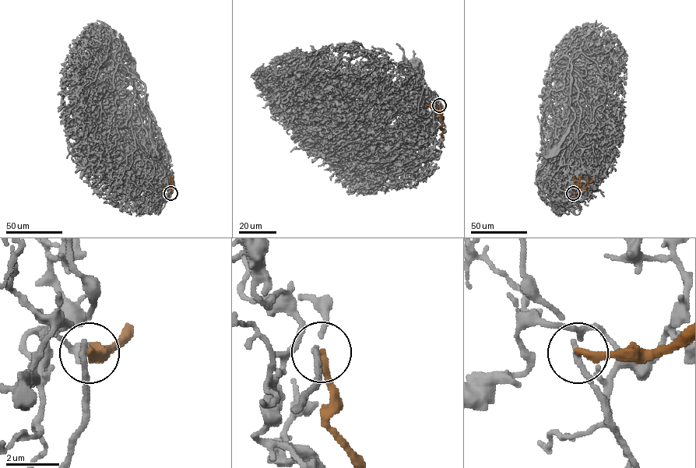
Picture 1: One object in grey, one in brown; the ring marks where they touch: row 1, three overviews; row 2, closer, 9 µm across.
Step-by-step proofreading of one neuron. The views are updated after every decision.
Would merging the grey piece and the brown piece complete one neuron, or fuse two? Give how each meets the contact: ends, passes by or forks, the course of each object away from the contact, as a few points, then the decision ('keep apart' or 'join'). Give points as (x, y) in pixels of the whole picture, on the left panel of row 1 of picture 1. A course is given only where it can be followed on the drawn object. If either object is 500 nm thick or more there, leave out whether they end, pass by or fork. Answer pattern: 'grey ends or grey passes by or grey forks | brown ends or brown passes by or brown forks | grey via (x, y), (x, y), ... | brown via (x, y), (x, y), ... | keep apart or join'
grey passes by | brown ends | grey via (170, 193), (158, 154), (158, 146), (142, 125), (133, 78), (145, 86), (143, 108), (157, 153) | brown via (170, 193), (173, 177) | keep apart

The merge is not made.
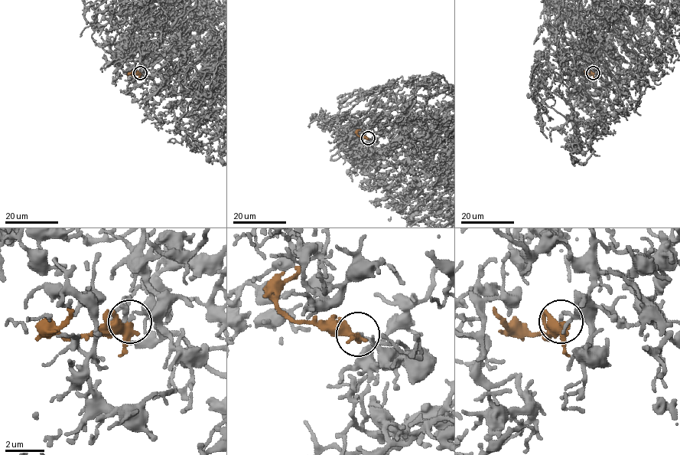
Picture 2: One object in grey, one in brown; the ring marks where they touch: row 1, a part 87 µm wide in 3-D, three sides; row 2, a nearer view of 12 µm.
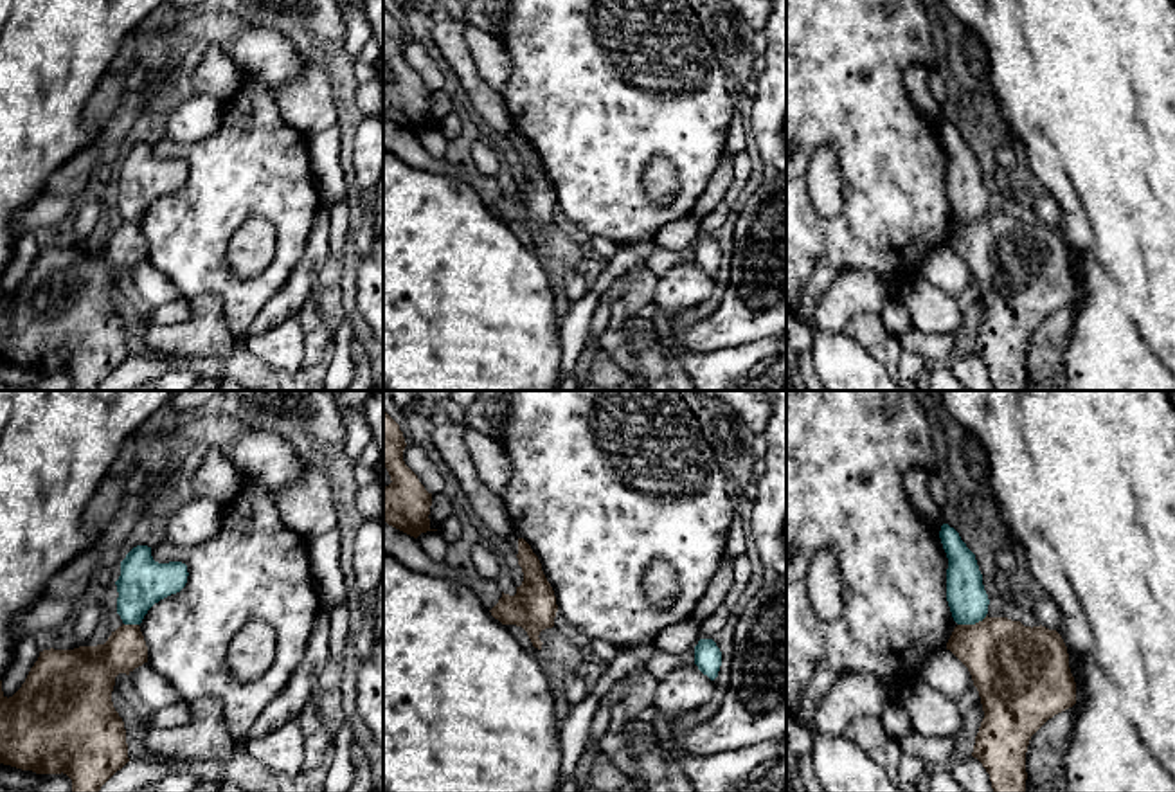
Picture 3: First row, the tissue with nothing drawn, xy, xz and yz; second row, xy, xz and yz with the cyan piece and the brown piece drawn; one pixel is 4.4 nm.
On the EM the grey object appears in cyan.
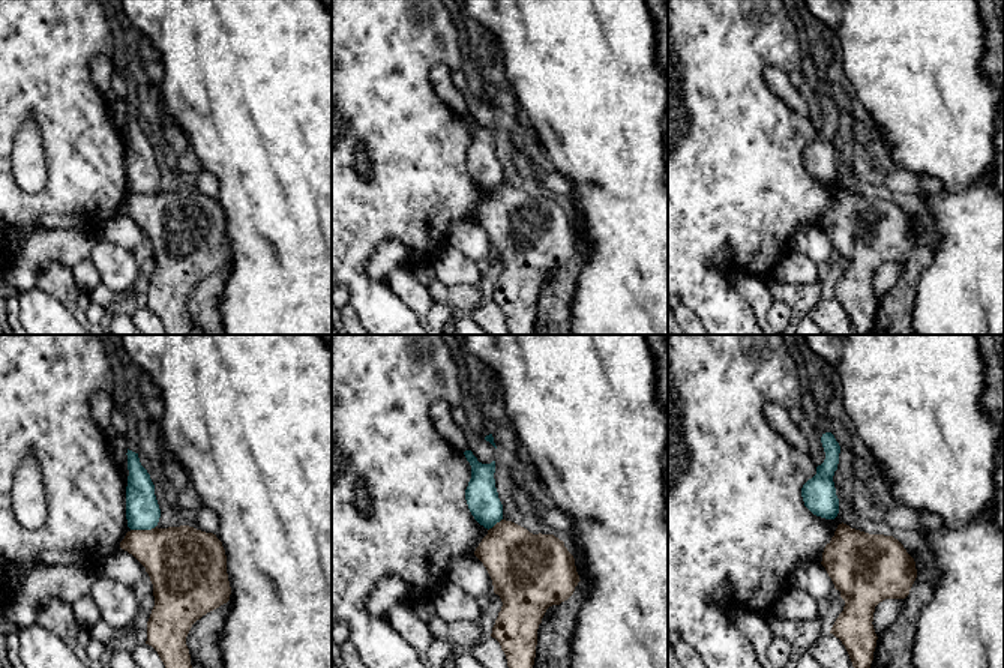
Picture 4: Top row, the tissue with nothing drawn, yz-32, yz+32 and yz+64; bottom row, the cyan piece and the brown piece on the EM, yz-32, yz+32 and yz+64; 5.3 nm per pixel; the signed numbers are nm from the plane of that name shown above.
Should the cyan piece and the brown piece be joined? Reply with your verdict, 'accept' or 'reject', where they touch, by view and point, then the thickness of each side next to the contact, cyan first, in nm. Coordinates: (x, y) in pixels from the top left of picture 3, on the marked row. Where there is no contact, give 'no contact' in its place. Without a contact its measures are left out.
reject; contact yz (972, 623); calibres 180 and 360 nm

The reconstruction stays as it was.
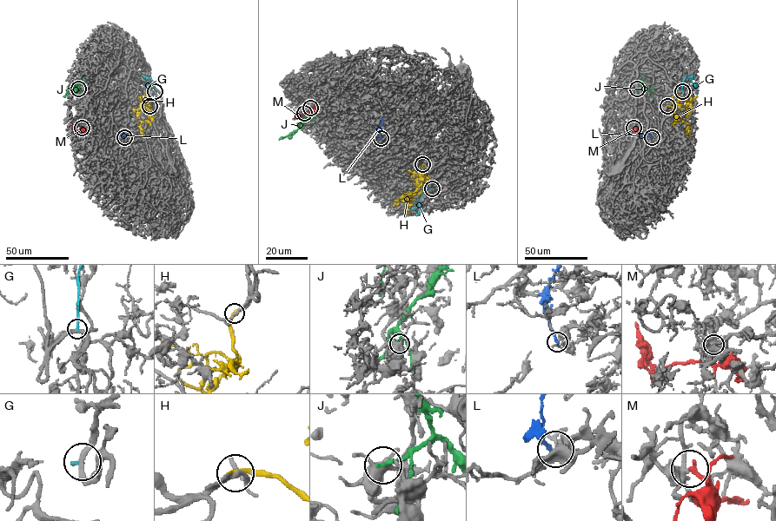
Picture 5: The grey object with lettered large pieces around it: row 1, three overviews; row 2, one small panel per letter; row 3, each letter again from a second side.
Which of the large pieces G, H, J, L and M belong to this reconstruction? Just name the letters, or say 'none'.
H

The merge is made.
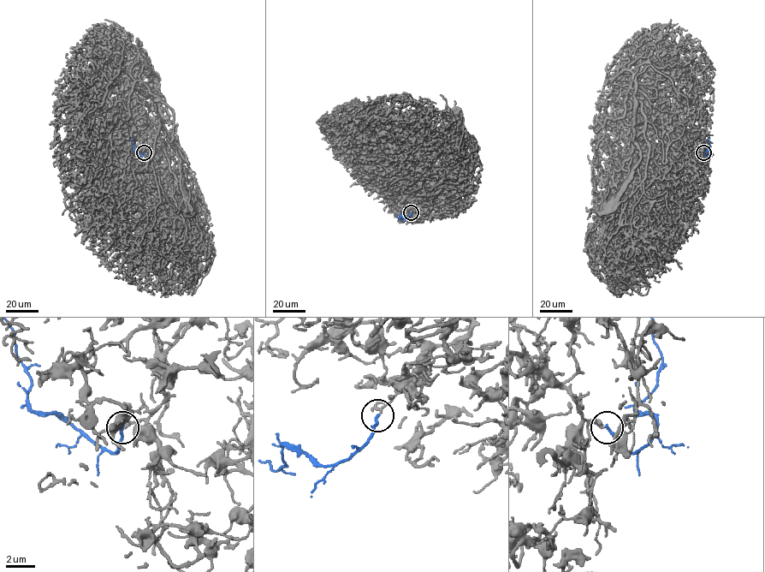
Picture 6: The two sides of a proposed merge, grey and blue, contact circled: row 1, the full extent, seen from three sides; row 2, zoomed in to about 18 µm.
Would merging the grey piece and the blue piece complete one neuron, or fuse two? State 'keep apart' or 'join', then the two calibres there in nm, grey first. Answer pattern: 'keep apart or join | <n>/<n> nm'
keep apart | 120/190 nm

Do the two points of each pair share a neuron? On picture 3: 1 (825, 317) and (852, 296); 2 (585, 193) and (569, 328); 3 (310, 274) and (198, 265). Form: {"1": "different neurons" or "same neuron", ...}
{"1": "same neuron", "2": "different neurons", "3": "different neurons"}

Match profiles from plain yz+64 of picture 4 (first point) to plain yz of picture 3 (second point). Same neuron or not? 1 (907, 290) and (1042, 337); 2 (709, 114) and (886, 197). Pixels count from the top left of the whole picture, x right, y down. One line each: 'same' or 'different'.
1: same
2: same

